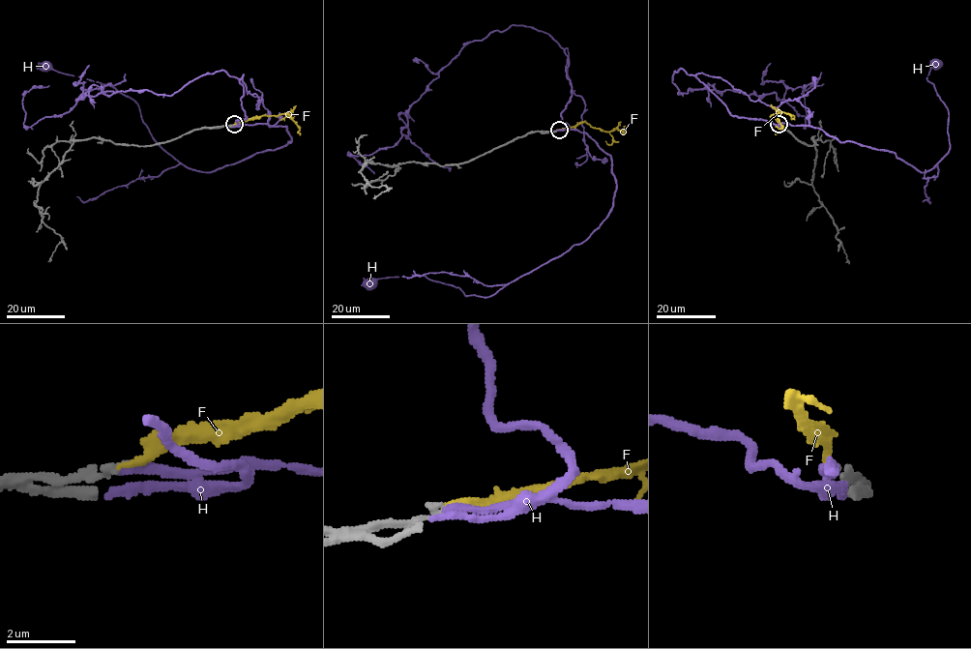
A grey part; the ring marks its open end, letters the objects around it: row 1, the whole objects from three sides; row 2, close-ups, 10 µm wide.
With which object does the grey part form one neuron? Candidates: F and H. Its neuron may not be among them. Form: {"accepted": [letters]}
{"accepted": ["H"]}

